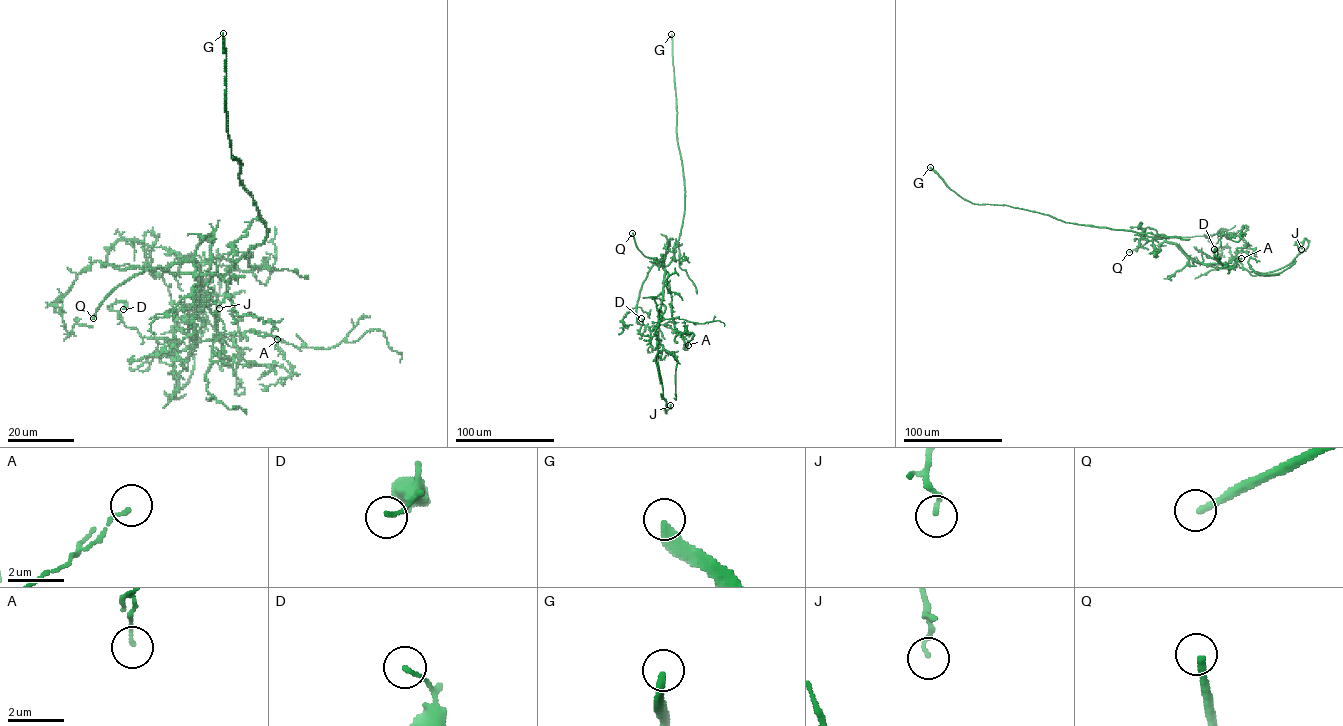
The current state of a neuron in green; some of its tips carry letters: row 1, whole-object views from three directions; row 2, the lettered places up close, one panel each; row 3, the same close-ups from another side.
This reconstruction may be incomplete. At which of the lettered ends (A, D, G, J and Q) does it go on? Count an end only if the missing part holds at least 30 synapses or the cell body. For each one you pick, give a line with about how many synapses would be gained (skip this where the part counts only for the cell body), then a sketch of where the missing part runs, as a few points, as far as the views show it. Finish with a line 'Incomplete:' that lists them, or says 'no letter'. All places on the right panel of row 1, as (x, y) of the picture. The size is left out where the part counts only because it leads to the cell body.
G: Roughly 450 synapses
Incomplete: G, Q

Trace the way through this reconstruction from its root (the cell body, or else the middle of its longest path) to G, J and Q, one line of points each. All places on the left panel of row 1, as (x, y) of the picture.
G: (231, 269), (250, 248), (266, 239), (268, 230), (253, 198), (240, 183), (241, 164), (231, 156), (223, 33)
J: (231, 269), (166, 270), (201, 274), (179, 389), (211, 272), (219, 308)
Q: (231, 269), (226, 273), (214, 275), (170, 273), (162, 267), (148, 268), (119, 285), (100, 303), (93, 318)

